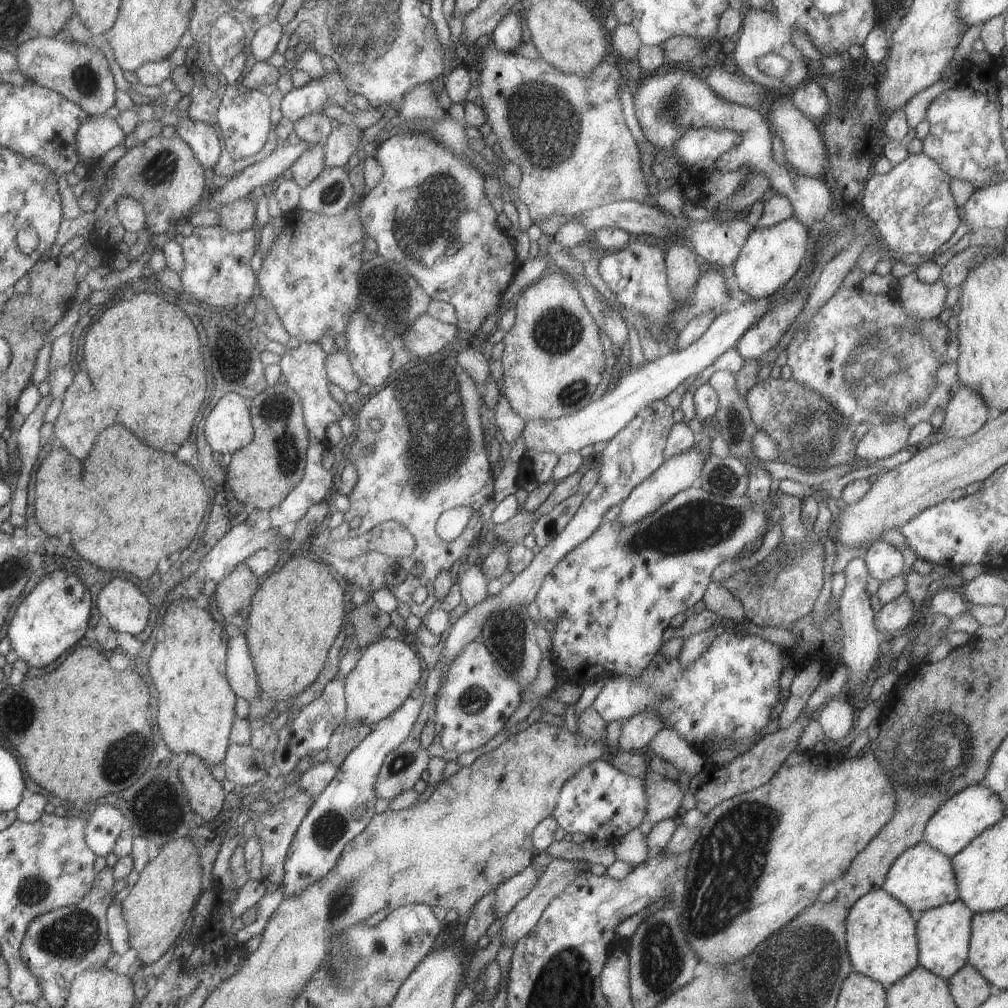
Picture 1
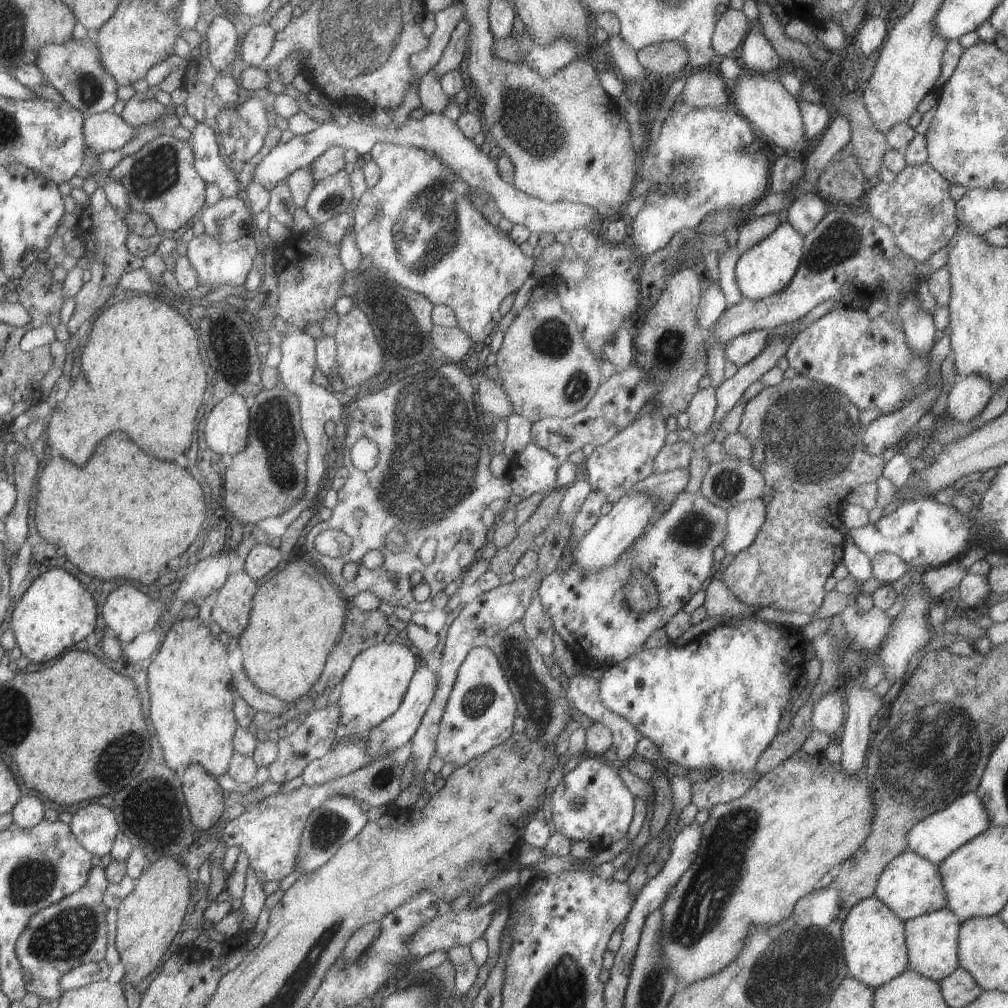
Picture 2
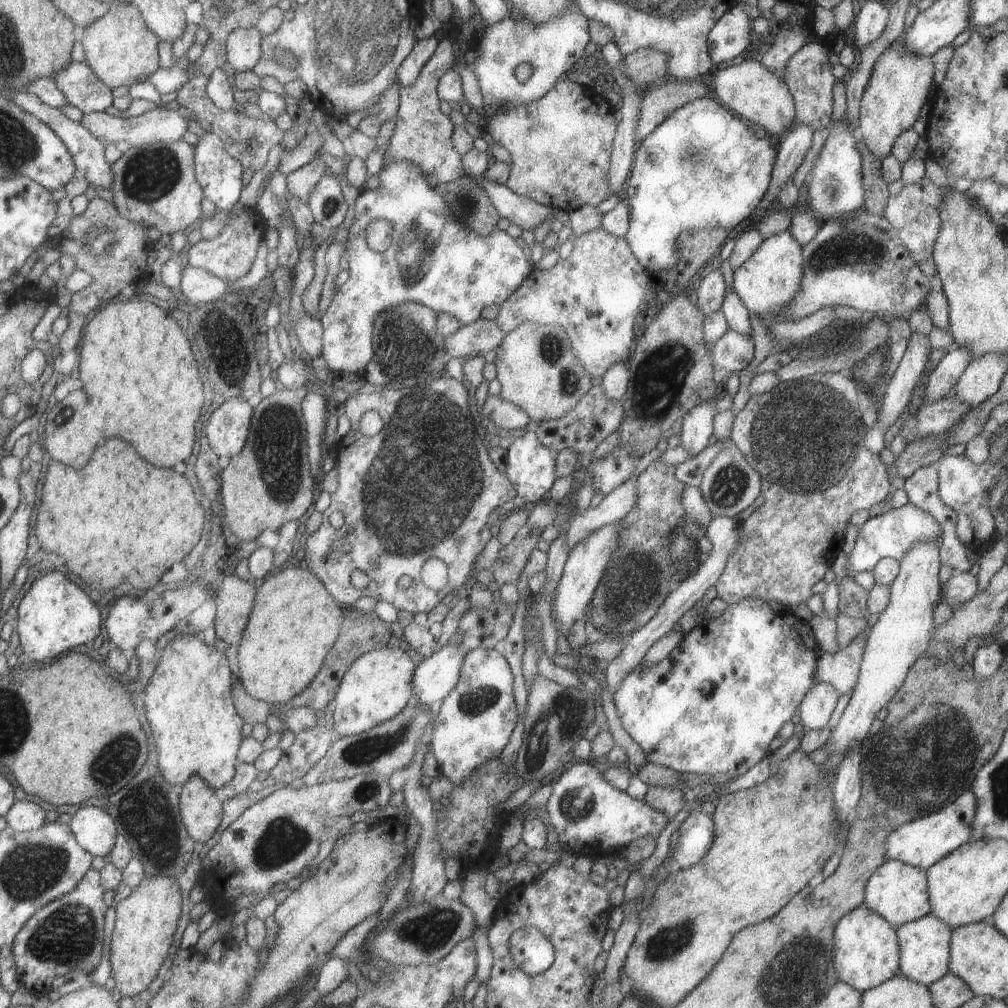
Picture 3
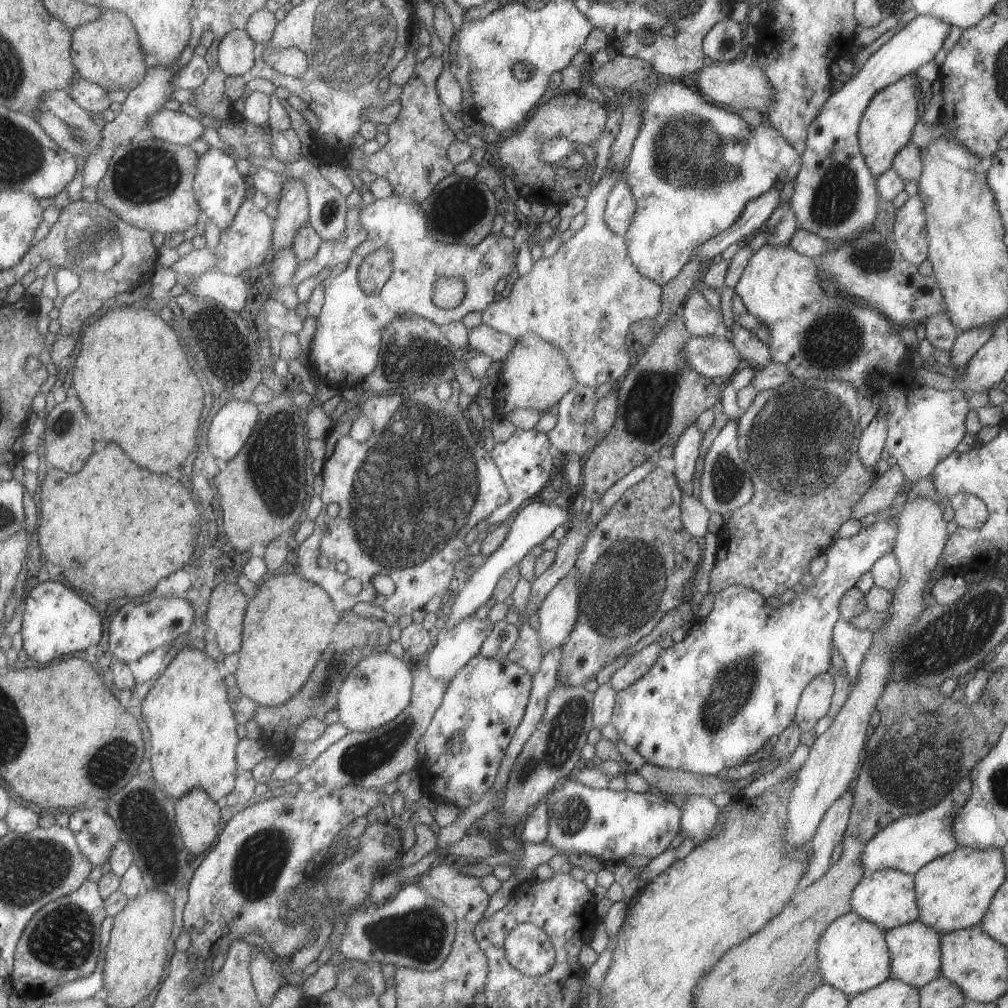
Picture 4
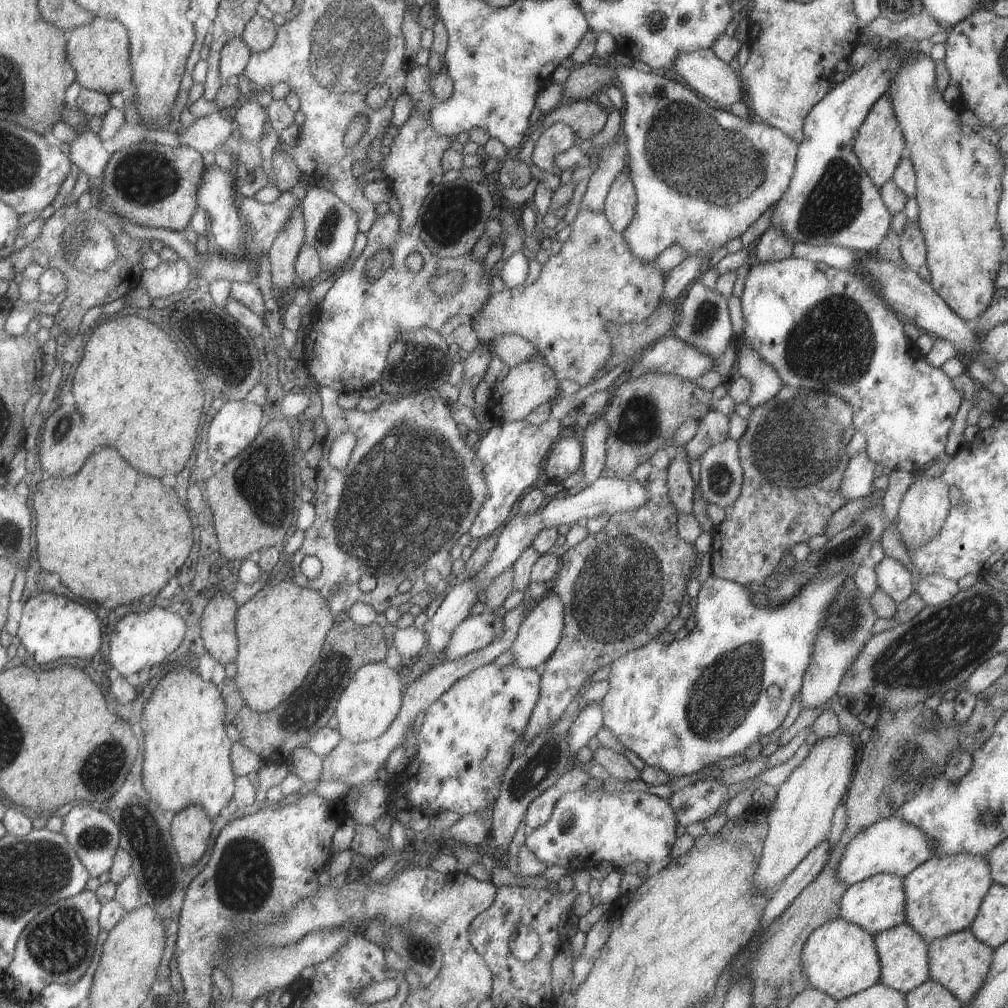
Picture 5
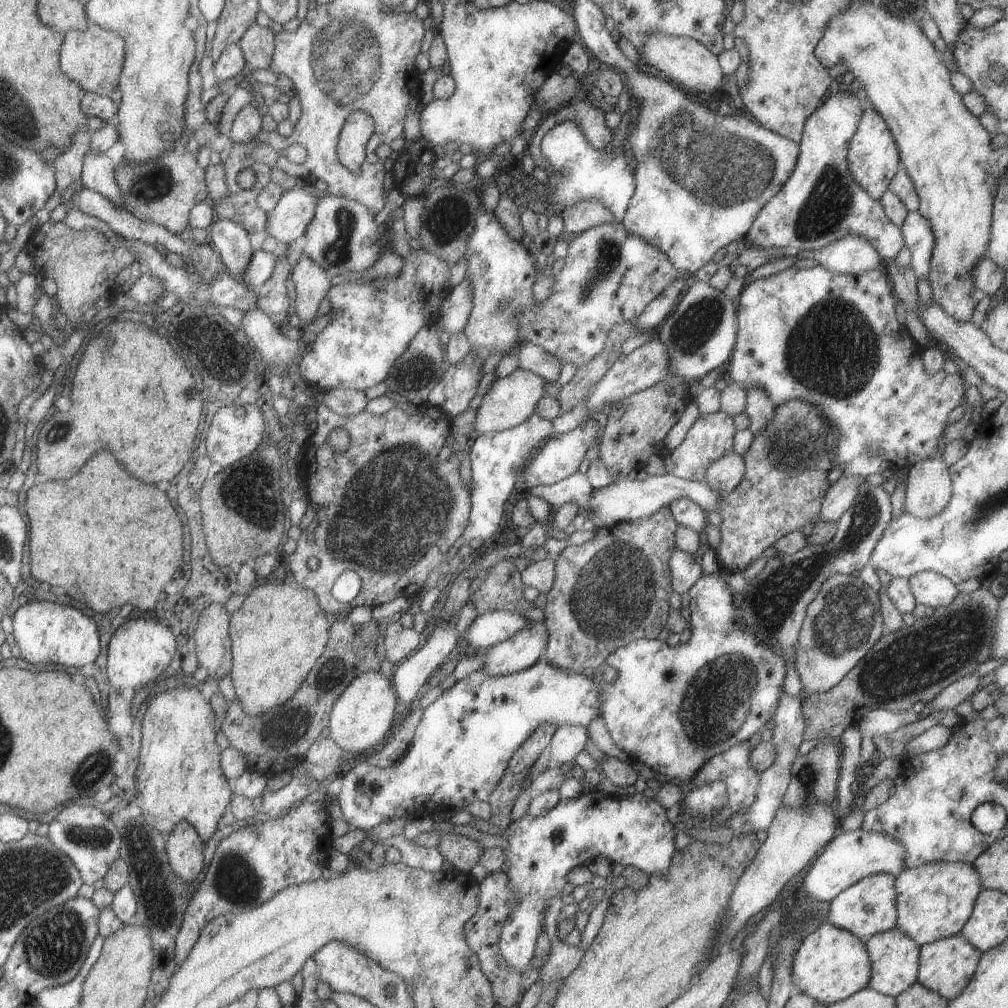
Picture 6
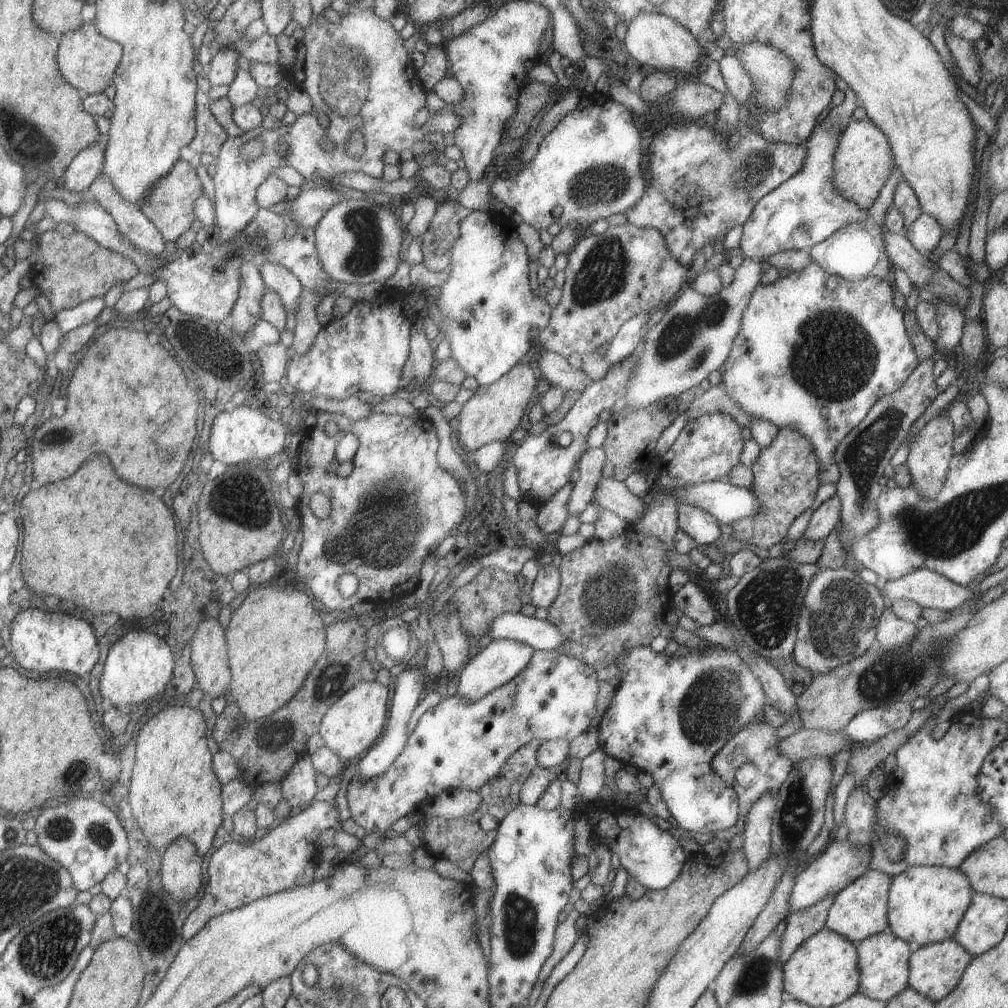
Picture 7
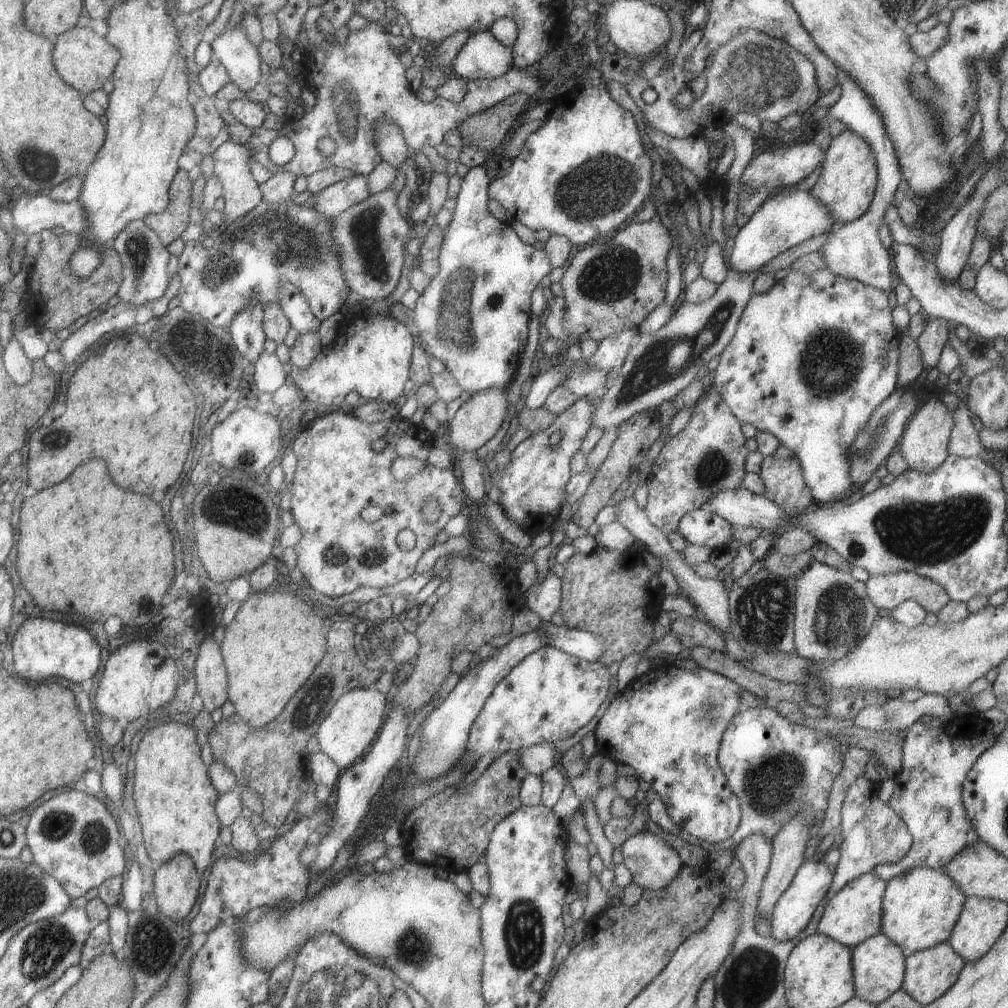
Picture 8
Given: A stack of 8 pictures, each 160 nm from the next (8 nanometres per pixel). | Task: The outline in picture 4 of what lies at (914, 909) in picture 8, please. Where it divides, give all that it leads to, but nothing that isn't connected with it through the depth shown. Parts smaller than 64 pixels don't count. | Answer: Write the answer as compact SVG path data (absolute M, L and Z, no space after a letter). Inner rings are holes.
M959 847L924 864L914 875L918 919L939 934L979 925L991 897L1006 878L1001 849Z

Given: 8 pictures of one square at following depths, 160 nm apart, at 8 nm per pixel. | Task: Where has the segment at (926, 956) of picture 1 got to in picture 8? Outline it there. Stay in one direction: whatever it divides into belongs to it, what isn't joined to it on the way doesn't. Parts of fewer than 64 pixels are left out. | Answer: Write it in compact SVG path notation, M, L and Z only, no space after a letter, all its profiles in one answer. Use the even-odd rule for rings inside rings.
M883 932L866 938L850 951L855 997L876 1005L902 988L905 956L900 946L893 943Z

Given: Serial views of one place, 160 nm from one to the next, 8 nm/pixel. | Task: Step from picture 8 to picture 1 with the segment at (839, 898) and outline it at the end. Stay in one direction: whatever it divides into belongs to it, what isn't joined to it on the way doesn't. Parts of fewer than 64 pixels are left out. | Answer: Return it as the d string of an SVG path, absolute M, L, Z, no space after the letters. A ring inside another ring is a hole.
M921 841L899 853L888 868L882 889L903 904L909 912L923 912L958 899L958 886L950 858L927 841Z

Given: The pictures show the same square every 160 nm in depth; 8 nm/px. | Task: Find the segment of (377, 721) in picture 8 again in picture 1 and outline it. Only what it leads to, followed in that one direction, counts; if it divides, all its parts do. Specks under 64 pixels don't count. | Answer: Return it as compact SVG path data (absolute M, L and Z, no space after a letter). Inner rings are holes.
M405 635L397 639L384 638L365 646L355 667L343 679L346 719L352 723L371 724L395 712L418 684L420 662L421 657Z

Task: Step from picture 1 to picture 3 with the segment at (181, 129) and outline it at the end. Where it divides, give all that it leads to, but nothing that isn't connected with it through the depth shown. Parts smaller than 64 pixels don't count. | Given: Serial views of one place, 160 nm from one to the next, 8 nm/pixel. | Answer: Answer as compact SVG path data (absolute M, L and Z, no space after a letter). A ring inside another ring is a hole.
M205 131L198 139L197 145L194 146L194 174L202 188L203 197L215 205L215 210L230 211L244 188L241 177L245 162L224 150L224 139L214 133Z

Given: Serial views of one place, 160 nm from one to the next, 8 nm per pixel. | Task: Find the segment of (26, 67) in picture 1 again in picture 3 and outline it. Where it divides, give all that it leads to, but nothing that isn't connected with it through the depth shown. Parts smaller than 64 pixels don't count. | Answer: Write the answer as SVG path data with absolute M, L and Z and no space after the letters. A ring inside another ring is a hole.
M72 62L54 75L69 104L83 114L108 110L115 100L114 90L98 78L86 62Z

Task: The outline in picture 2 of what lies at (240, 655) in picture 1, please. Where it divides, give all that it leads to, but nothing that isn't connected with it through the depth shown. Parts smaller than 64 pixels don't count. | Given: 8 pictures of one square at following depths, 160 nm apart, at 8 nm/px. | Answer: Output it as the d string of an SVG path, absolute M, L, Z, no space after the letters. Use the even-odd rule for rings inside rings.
M243 668L235 673L234 687L239 696L255 711L278 715L284 713L284 710L290 705L273 695L261 692L250 682Z

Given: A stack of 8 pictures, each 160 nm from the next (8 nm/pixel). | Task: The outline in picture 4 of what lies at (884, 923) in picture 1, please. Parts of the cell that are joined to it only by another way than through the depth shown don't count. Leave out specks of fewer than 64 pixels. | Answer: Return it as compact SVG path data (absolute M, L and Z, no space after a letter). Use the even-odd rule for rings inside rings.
M852 910L832 920L816 944L820 975L825 983L851 997L881 984L890 977L885 931Z

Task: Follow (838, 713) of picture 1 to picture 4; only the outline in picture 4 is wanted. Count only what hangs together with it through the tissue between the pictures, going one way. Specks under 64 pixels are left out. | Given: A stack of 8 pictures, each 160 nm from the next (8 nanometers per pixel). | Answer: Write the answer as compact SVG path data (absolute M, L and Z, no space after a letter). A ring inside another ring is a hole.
M829 673L813 677L805 686L792 720L801 732L812 731L815 722L827 715L833 691L834 684Z

